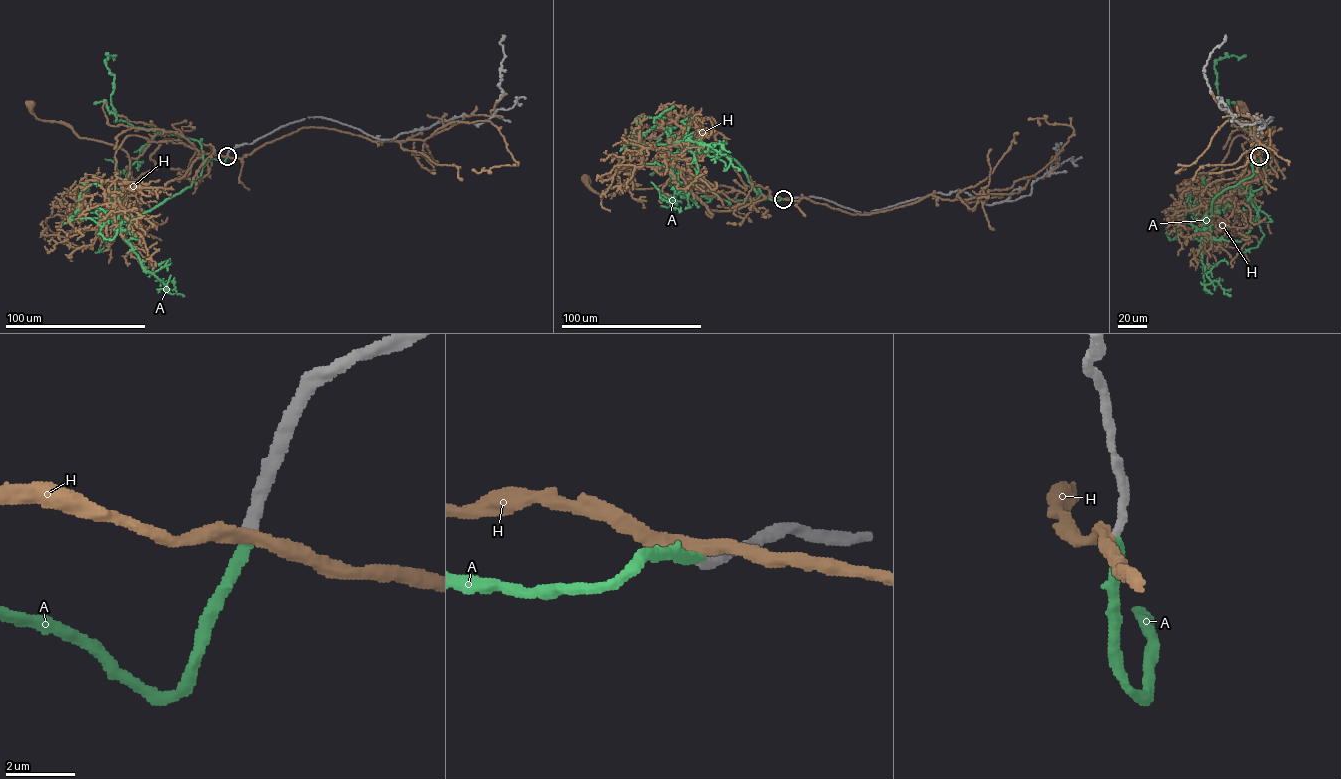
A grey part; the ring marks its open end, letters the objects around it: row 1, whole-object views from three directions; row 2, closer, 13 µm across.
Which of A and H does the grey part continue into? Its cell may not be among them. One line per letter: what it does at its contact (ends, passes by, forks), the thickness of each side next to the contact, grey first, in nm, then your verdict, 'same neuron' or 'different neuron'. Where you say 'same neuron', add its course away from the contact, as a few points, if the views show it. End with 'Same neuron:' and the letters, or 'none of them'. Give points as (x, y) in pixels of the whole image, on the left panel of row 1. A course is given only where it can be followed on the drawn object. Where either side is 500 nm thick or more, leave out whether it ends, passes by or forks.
A: it ends; calibres 320 and 320 nm; same neuron
H: it passes by; calibres 320 and 360 nm; different neuron
Same neuron: A

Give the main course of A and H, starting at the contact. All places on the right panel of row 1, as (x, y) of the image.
A: (1259, 156), (1253, 174), (1212, 201), (1203, 229), (1205, 217), (1191, 208), (1173, 239), (1167, 229)
H: (1259, 156), (1255, 152), (1271, 140), (1275, 167), (1238, 185), (1246, 169), (1242, 144), (1255, 121), (1240, 103)

